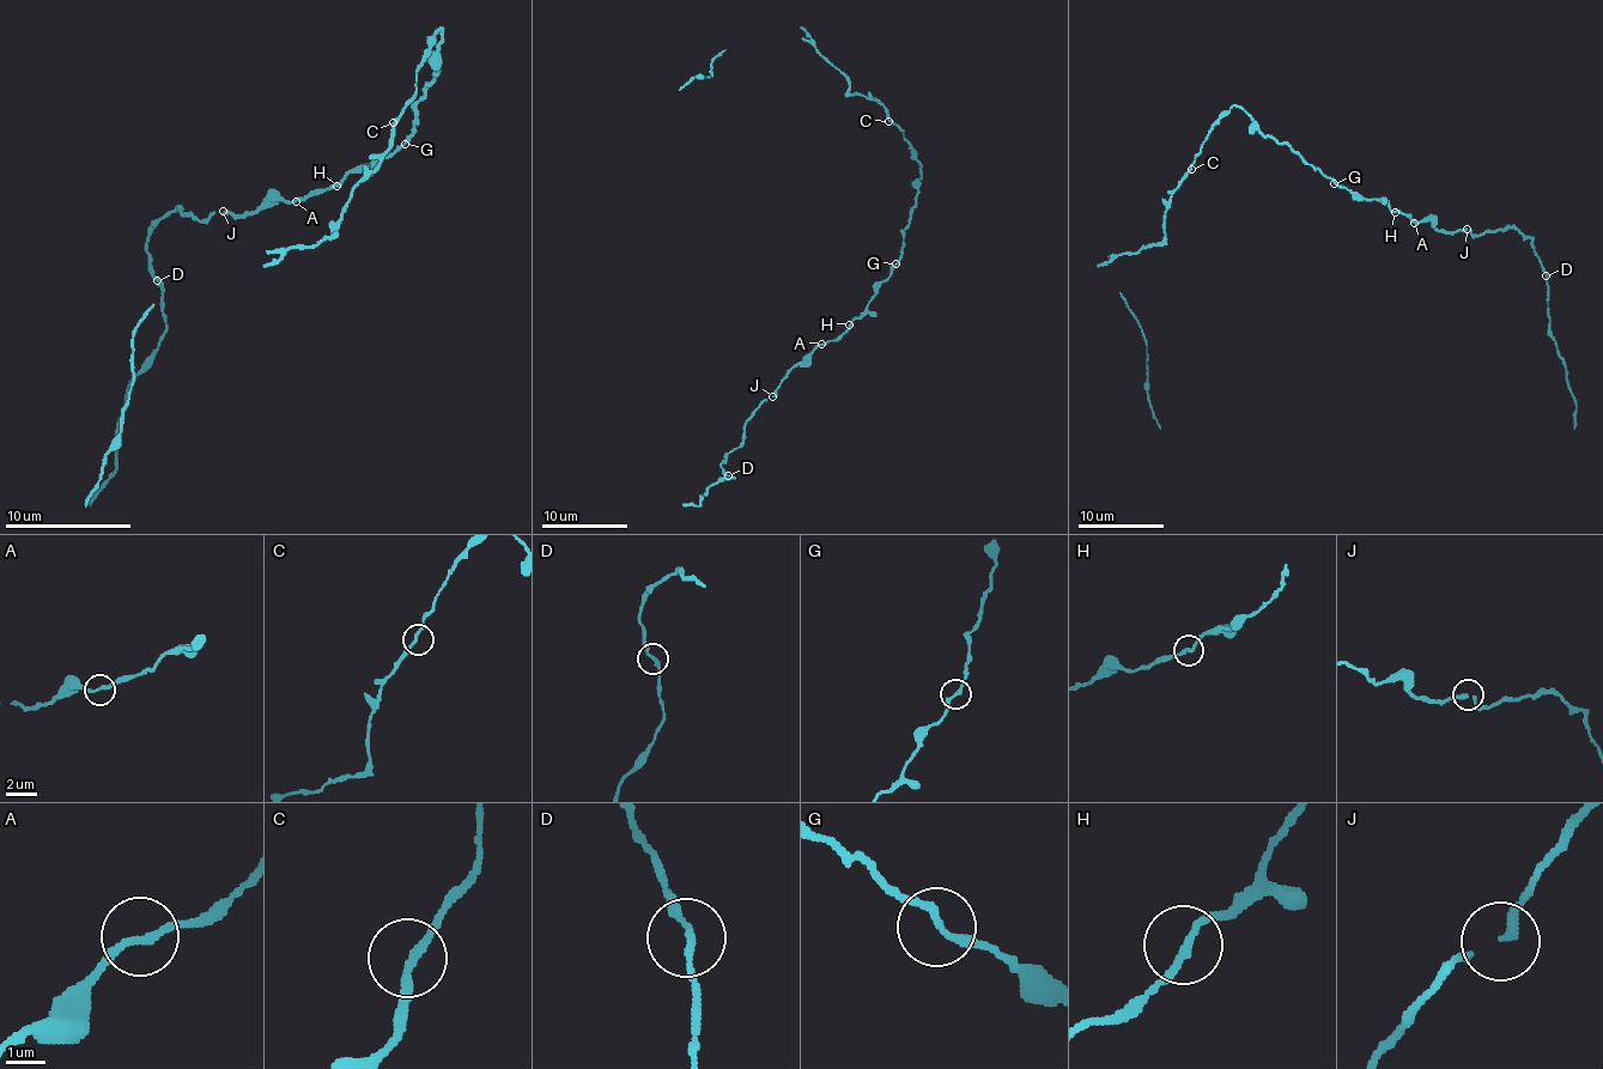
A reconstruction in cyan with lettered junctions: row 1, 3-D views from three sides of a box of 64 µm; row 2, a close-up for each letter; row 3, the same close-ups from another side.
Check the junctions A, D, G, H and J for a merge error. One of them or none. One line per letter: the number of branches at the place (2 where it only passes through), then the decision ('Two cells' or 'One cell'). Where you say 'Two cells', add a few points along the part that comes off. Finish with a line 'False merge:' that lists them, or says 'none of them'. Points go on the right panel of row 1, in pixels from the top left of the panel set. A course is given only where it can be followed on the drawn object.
A: Branches: 2. One cell
D: Branches: 2. One cell
G: Branches: 2. One cell
H: Branches: 2. One cell
J: Branches: 2. One cell
False merge: none of them

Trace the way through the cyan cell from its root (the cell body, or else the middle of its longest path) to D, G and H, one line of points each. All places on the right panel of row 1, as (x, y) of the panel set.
D: (1288, 144), (1339, 186), (1384, 199), (1414, 223), (1474, 235), (1516, 229), (1531, 240), (1546, 275)
G: (1288, 144), (1335, 183)
H: (1288, 144), (1339, 186), (1365, 199), (1384, 199), (1395, 212)

